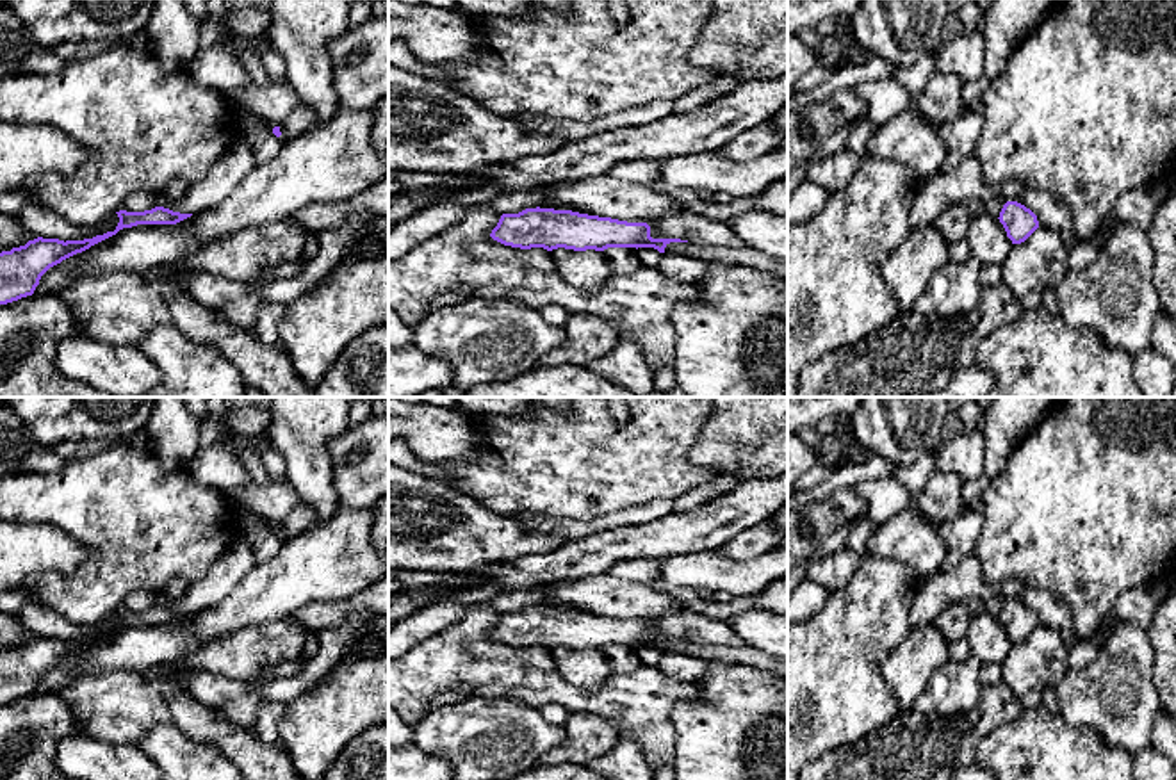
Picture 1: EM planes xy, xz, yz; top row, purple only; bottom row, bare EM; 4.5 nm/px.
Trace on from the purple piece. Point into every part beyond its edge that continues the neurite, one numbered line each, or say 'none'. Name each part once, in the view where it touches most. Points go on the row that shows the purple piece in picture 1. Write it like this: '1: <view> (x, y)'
none

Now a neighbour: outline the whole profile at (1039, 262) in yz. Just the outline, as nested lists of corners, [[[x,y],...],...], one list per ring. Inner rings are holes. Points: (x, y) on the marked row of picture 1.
[[[1039,226],[1025,242],[1014,244],[1001,269],[1001,281],[1023,299],[1037,288],[1057,288],[1067,267],[1069,249],[1062,233]]]

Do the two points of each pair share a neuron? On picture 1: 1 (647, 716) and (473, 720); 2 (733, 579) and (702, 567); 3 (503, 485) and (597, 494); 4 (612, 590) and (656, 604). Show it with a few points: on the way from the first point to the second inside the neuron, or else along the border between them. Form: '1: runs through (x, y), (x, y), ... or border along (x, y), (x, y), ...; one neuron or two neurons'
1: border along (498, 698), (519, 698), (526, 706), (538, 709); two neurons
2: runs through (726, 574), (710, 570); one neuron
3: runs through (526, 485), (574, 485); one neuron
4: runs through (622, 599), (645, 604); one neuron

